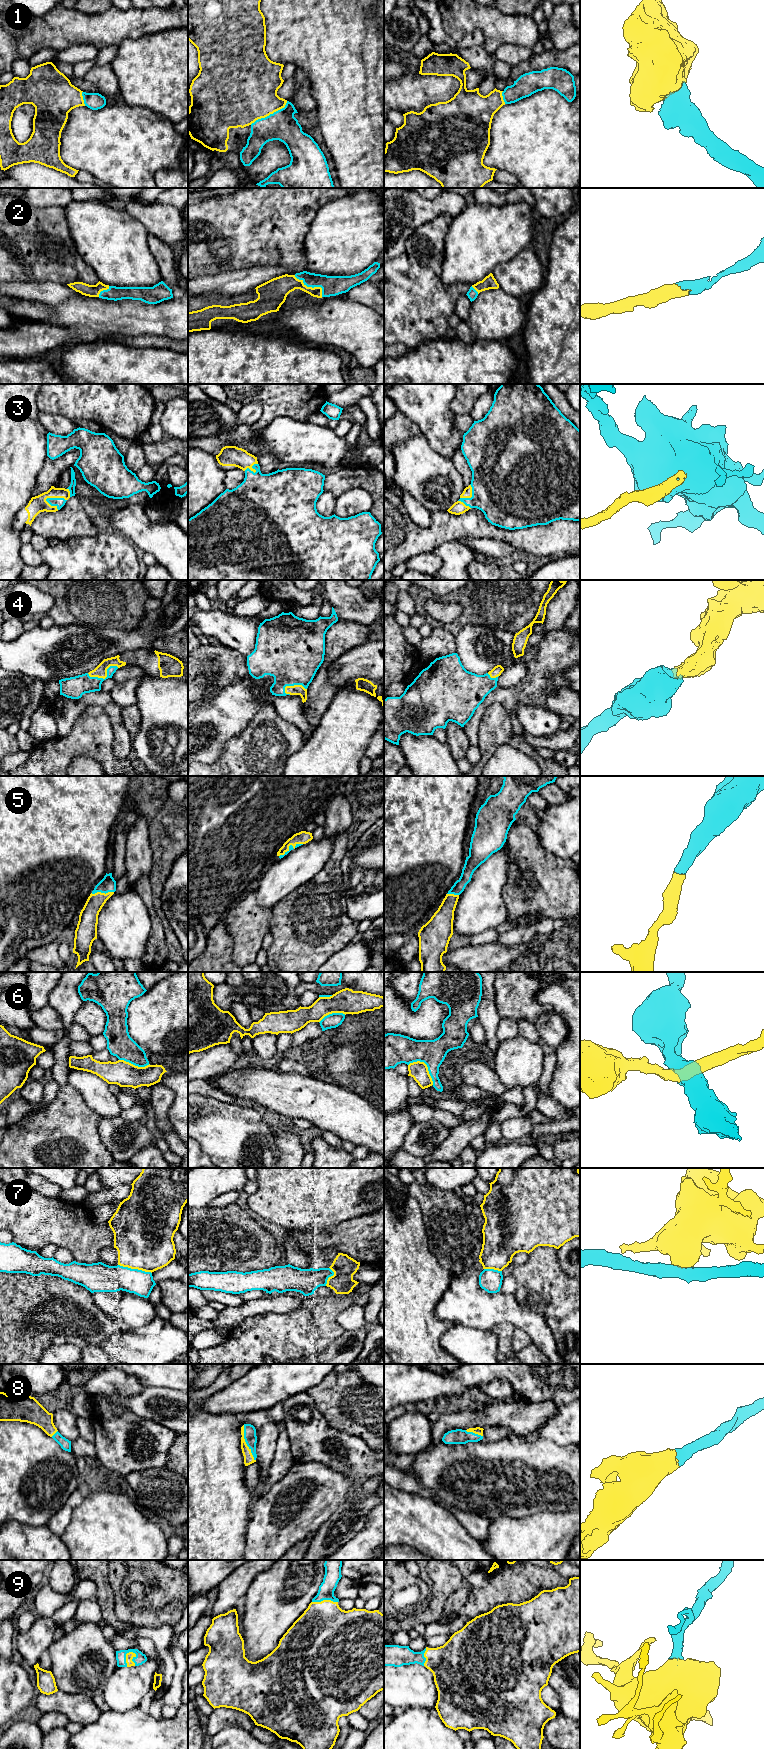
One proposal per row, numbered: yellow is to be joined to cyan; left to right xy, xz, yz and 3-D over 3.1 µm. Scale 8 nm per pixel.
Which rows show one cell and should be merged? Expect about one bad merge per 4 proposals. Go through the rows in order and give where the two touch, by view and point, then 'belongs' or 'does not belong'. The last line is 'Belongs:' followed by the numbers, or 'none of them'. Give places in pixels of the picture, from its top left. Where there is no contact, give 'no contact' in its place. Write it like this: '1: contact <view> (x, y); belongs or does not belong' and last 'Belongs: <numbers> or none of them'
1: contact xz (270, 114); belongs
2: contact xz (312, 287); belongs
3: contact xy (55, 498); belongs
4: contact xy (106, 677); belongs
5: contact xy (102, 892); belongs
6: contact yz (427, 1066); does not belong
7: contact xy (135, 1269); does not belong
8: contact xz (246, 1443); belongs
9: contact xy (125, 1657); belongs
Belongs: 1, 2, 3, 4, 5, 8, 9

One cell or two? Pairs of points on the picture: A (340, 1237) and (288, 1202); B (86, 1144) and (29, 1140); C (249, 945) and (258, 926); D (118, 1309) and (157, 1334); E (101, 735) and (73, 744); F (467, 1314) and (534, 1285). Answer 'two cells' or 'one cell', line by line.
A: two cells
B: one cell
C: one cell
D: two cells
E: one cell
F: two cells

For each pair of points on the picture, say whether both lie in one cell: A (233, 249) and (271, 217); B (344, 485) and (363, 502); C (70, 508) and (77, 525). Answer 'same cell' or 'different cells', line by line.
A: same cell
B: different cells
C: same cell

